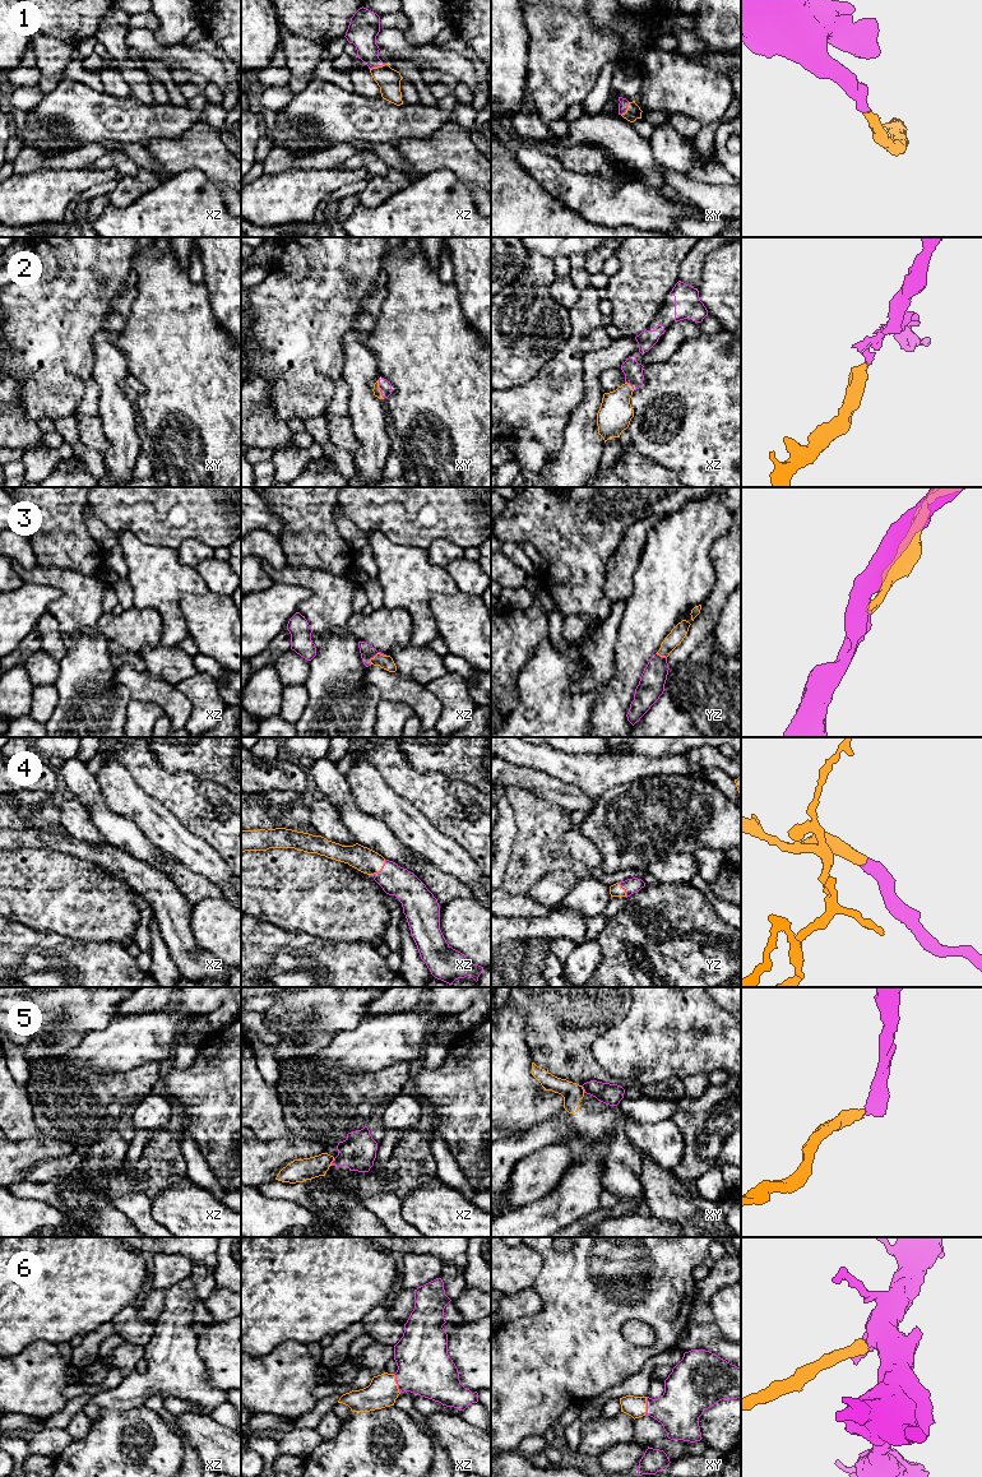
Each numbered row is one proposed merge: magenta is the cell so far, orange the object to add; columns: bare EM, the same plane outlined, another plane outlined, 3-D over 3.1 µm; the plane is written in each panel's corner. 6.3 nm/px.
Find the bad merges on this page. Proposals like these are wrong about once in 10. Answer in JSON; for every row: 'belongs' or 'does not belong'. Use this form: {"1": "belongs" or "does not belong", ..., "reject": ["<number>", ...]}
{"1": "belongs", "2": "belongs", "3": "belongs", "4": "belongs", "5": "does not belong", "6": "belongs", "reject": ["5"]}

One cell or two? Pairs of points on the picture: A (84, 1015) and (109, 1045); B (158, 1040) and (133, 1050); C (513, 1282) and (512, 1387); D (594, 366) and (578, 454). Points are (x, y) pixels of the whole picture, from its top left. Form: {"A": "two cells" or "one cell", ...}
{"A": "two cells", "B": "one cell", "C": "two cells", "D": "one cell"}

